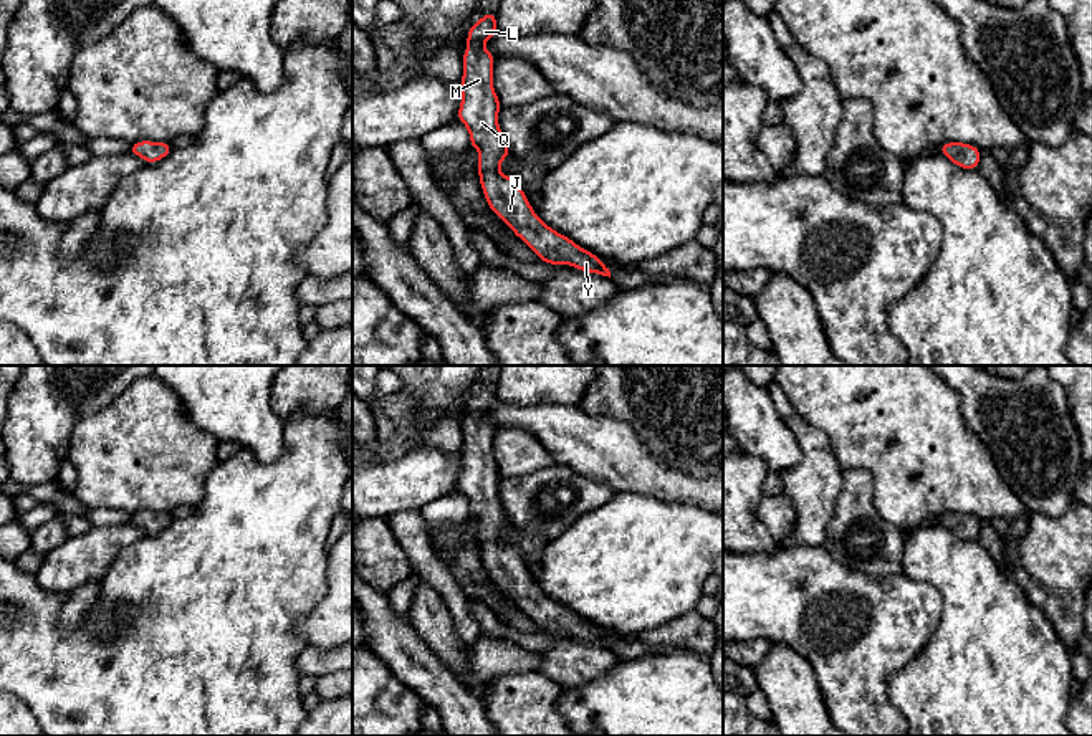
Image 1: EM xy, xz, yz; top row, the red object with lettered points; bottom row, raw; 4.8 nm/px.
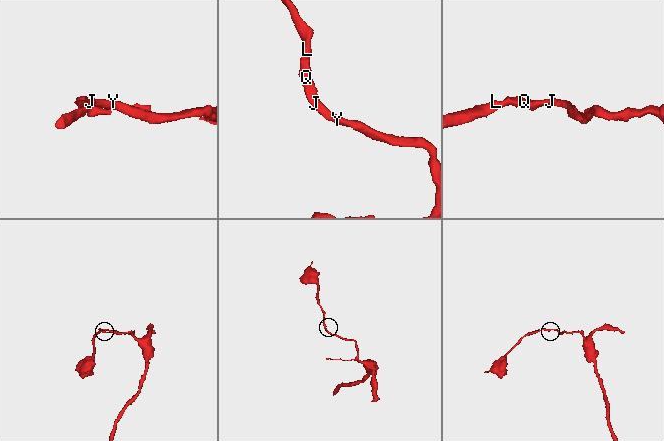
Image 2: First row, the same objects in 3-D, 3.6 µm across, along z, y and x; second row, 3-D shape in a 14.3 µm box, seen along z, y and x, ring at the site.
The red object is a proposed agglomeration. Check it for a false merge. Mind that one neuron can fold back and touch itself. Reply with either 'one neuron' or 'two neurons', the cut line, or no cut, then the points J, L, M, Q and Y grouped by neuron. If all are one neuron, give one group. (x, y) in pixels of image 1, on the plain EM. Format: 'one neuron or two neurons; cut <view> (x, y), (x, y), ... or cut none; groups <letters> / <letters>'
one neuron; cut none; groups J L M Q Y

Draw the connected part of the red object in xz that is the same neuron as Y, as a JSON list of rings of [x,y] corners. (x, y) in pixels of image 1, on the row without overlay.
[[[486,384],[468,400],[468,417],[463,423],[463,447],[462,447],[462,475],[458,478],[457,490],[462,491],[470,503],[470,516],[478,519],[478,546],[485,569],[496,587],[500,587],[510,600],[515,602],[544,633],[548,635],[571,635],[577,640],[597,643],[611,648],[609,638],[591,622],[581,619],[568,607],[554,602],[548,597],[533,581],[528,567],[518,556],[515,547],[500,544],[500,536],[505,528],[511,523],[501,506],[498,496],[500,470],[493,460],[493,433],[495,427],[481,417],[483,412],[490,410],[496,397],[496,384]]]

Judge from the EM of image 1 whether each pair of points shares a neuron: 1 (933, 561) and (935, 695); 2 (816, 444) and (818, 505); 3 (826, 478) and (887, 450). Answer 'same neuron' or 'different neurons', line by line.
1: same neuron
2: same neuron
3: different neurons

